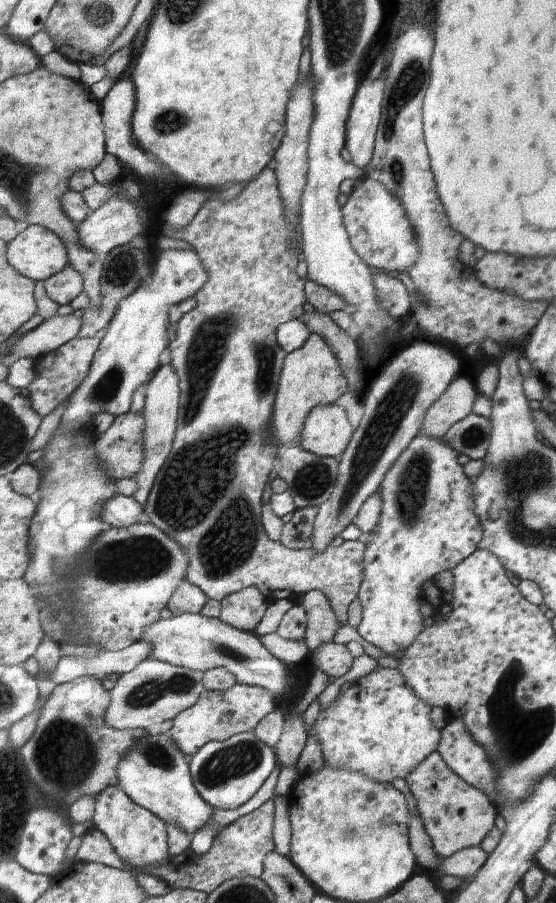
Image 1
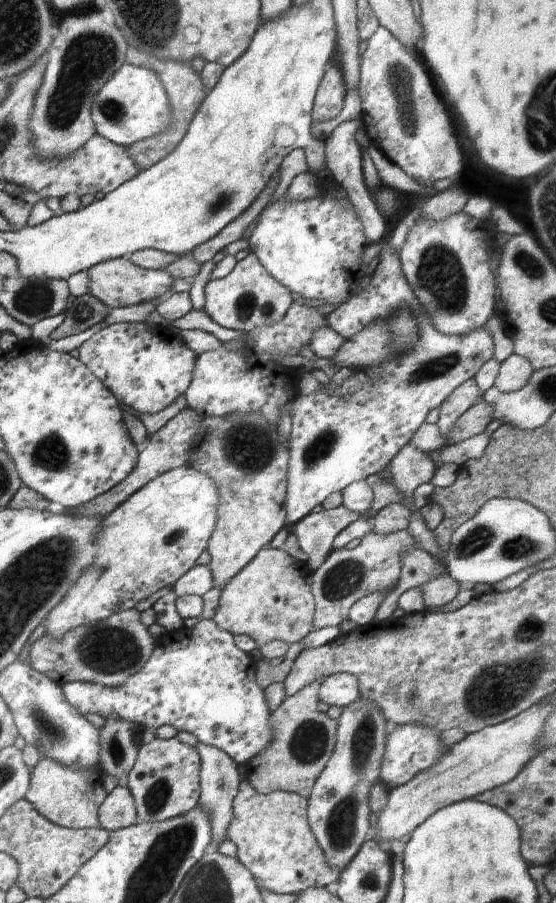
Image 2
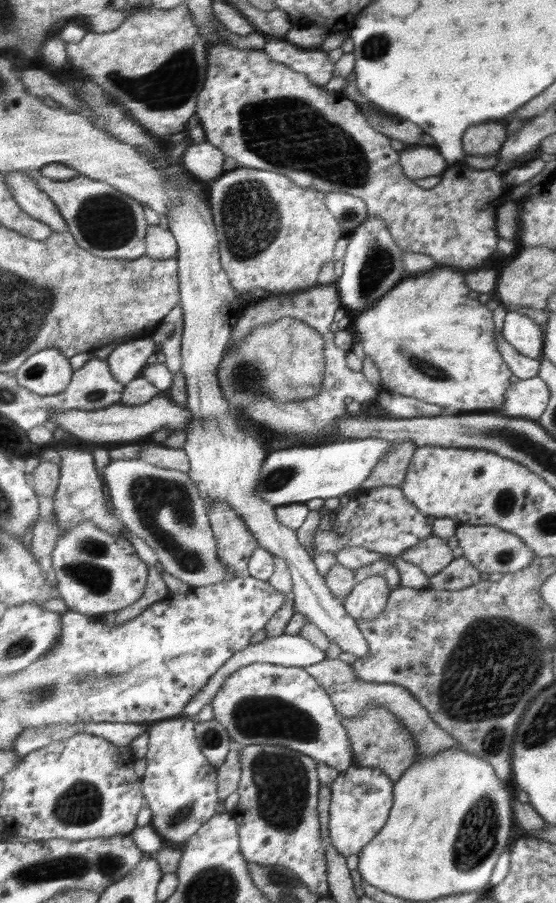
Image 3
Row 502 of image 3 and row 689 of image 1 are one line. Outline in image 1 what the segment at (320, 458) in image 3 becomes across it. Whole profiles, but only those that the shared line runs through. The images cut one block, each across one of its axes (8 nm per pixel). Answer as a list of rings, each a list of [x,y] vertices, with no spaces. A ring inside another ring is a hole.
[[[186,612],[168,620],[159,619],[144,630],[142,640],[152,644],[148,659],[202,673],[209,669],[225,667],[237,683],[268,690],[281,707],[285,705],[286,700],[292,703],[299,701],[309,686],[308,676],[300,666],[283,664],[266,650],[257,634],[237,630],[222,623],[219,618],[206,618],[202,614]]]

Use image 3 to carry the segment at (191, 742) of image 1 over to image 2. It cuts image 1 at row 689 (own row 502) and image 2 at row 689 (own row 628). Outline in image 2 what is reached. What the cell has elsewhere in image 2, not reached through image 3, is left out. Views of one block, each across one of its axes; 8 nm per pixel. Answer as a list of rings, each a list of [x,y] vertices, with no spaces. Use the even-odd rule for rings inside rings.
[[[332,674],[324,678],[318,688],[318,702],[329,706],[348,706],[360,696],[358,680],[352,674]]]

